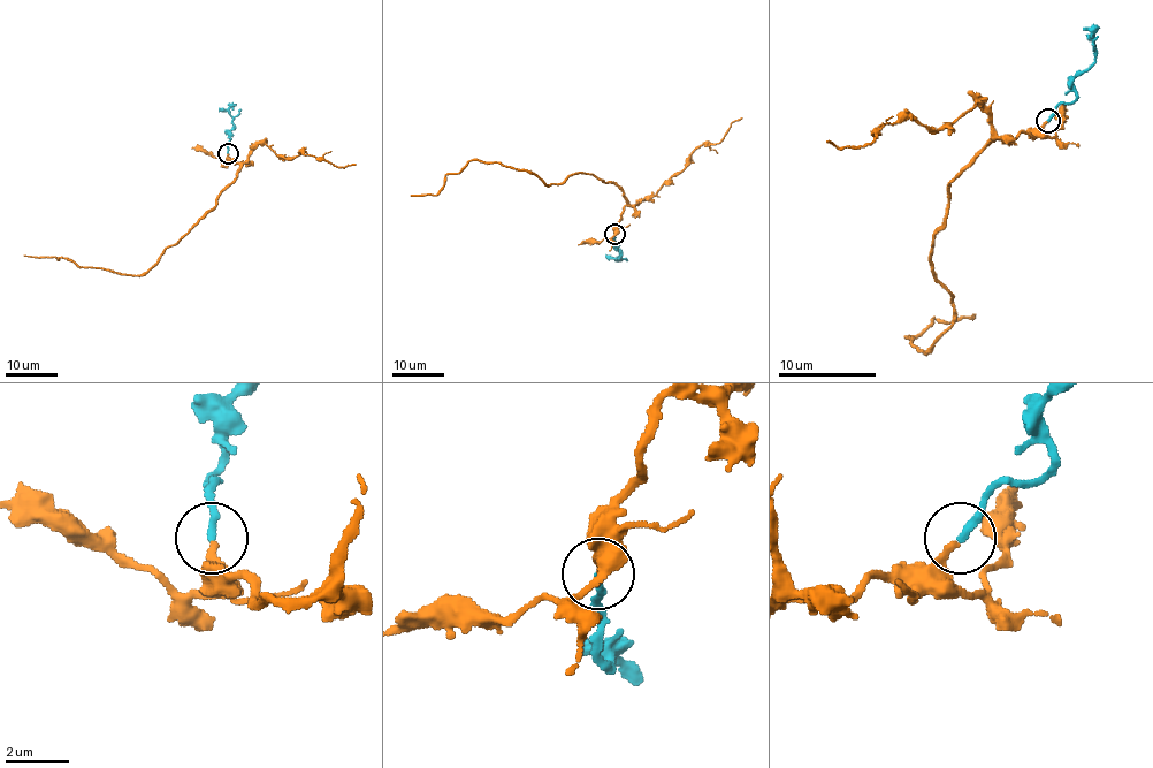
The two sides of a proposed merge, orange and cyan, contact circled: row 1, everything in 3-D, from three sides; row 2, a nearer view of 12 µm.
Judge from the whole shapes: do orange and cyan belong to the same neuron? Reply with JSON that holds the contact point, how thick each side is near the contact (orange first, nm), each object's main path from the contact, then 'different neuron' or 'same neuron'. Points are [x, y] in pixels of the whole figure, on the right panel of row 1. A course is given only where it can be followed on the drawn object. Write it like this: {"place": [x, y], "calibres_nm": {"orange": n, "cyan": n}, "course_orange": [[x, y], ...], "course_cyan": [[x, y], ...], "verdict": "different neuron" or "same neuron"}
{"place": [1048, 120], "calibres_nm": {"orange": 260, "cyan": 240}, "course_orange": [[1048, 122], [990, 144], [948, 185], [932, 271], [951, 295], [954, 321], [924, 354], [907, 336], [974, 314]], "course_cyan": [[1048, 120], [1063, 103], [1075, 98], [1073, 81], [1092, 63], [1094, 44], [1087, 35]], "verdict": "same neuron"}

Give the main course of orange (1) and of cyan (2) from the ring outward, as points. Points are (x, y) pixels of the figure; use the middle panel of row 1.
1: (613, 235), (624, 194), (592, 174), (546, 184), (527, 170), (471, 160), (434, 195), (410, 195)
2: (613, 235), (613, 246), (620, 258), (605, 256)

